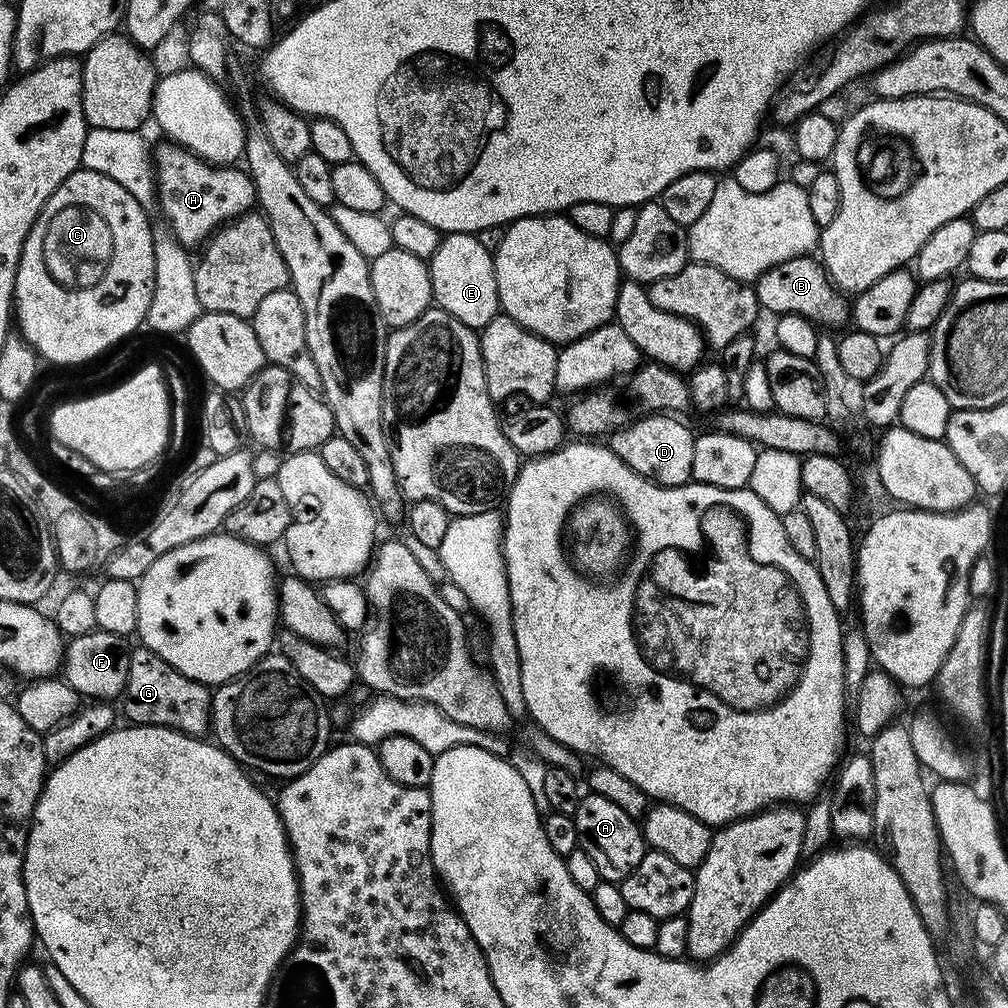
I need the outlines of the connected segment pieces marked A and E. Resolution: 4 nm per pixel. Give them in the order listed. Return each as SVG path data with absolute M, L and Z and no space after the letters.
M589 792L585 793L579 799L573 820L577 830L578 846L582 850L586 850L586 854L593 860L594 866L598 866L601 881L619 882L624 880L630 874L630 870L634 870L634 866L638 866L638 862L642 862L646 845L641 825L635 817L626 814L608 798Z
M471 232L445 235L432 259L427 261L435 307L446 310L473 330L486 327L501 311L494 256L480 239L479 235Z

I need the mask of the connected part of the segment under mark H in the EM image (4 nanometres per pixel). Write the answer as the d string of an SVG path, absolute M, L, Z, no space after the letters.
M163 142L155 145L154 148L154 175L156 177L156 194L158 197L159 211L164 211L167 227L172 229L172 233L177 240L185 246L203 245L211 237L217 228L234 220L238 216L243 216L256 204L256 187L252 185L252 180L248 177L247 171L236 166L221 166L210 164L207 160L200 159L194 152L180 147L179 144Z

